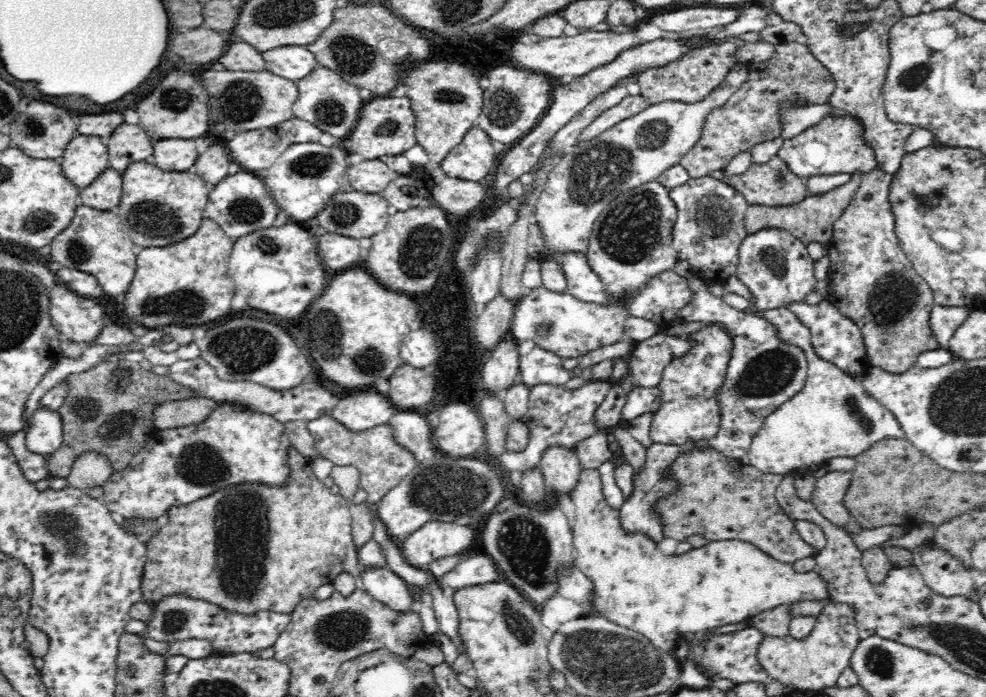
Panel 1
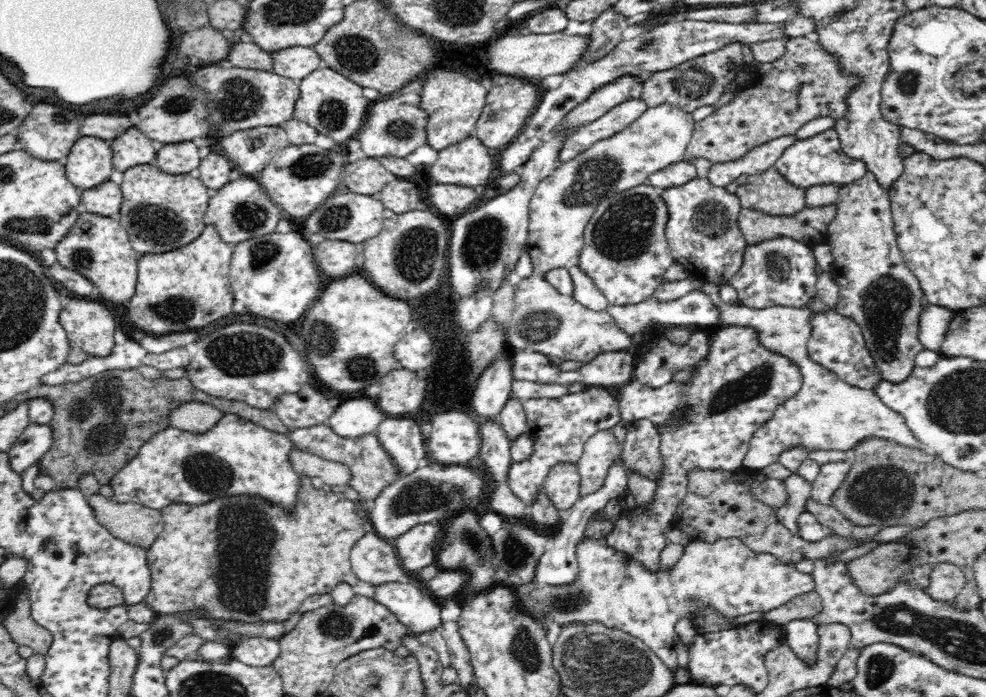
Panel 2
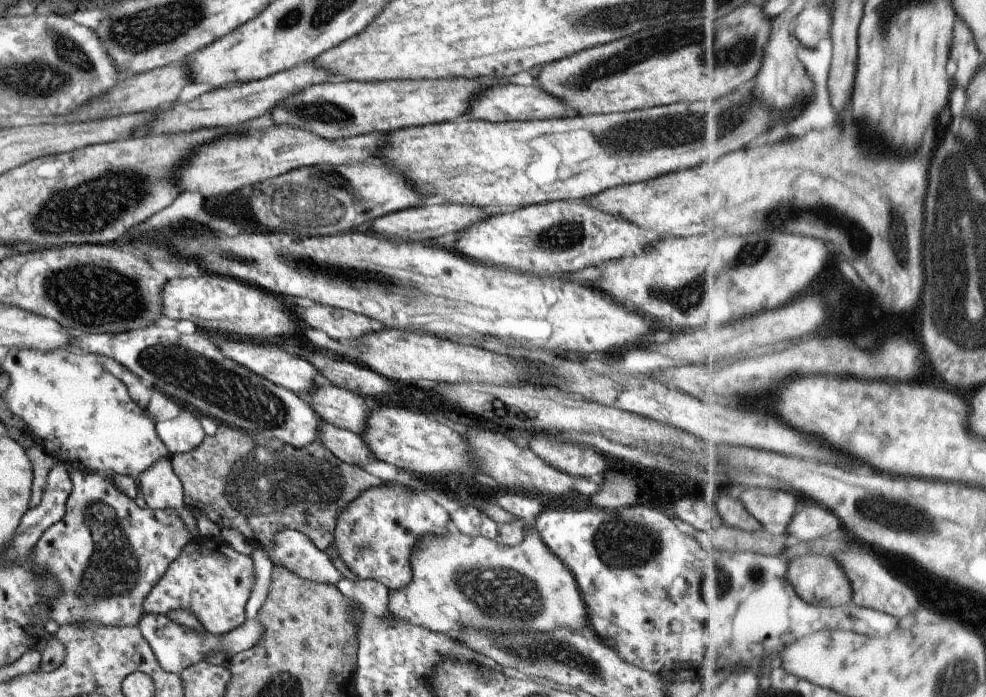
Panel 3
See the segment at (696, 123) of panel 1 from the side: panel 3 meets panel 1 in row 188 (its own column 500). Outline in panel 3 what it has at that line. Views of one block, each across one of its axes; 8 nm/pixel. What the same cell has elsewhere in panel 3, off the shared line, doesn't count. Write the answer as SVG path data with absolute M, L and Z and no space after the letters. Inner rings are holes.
M530 525L525 526L525 535L520 543L515 546L507 546L499 544L494 538L488 539L484 536L468 535L455 531L449 526L448 533L446 535L425 535L420 538L420 541L416 542L412 553L409 555L409 564L411 571L411 578L409 579L407 586L402 586L400 589L388 590L388 611L395 619L399 619L403 622L408 622L413 626L420 626L430 631L437 633L443 632L444 634L456 632L459 629L477 629L493 631L494 633L516 633L517 631L533 631L534 633L544 633L545 631L556 629L561 627L563 629L577 629L580 631L585 627L589 627L588 615L586 614L586 608L584 602L580 597L580 590L577 588L577 583L573 578L573 575L565 568L565 565L554 555L549 552L549 549L542 543L538 532Z

